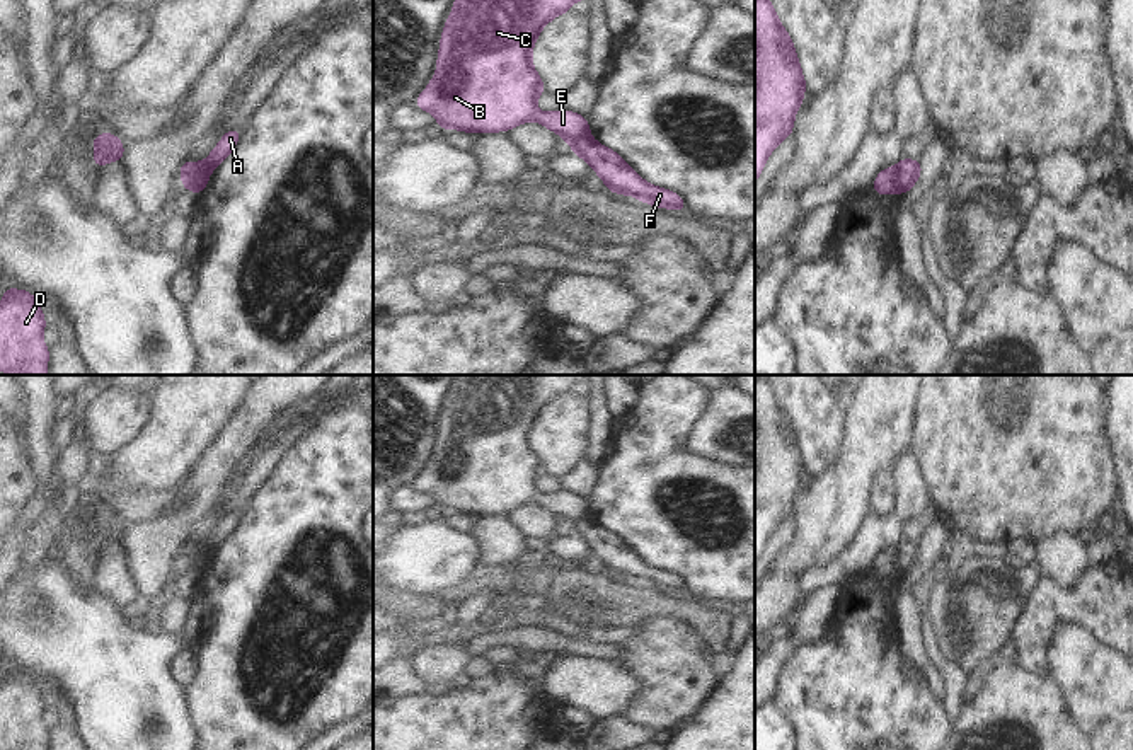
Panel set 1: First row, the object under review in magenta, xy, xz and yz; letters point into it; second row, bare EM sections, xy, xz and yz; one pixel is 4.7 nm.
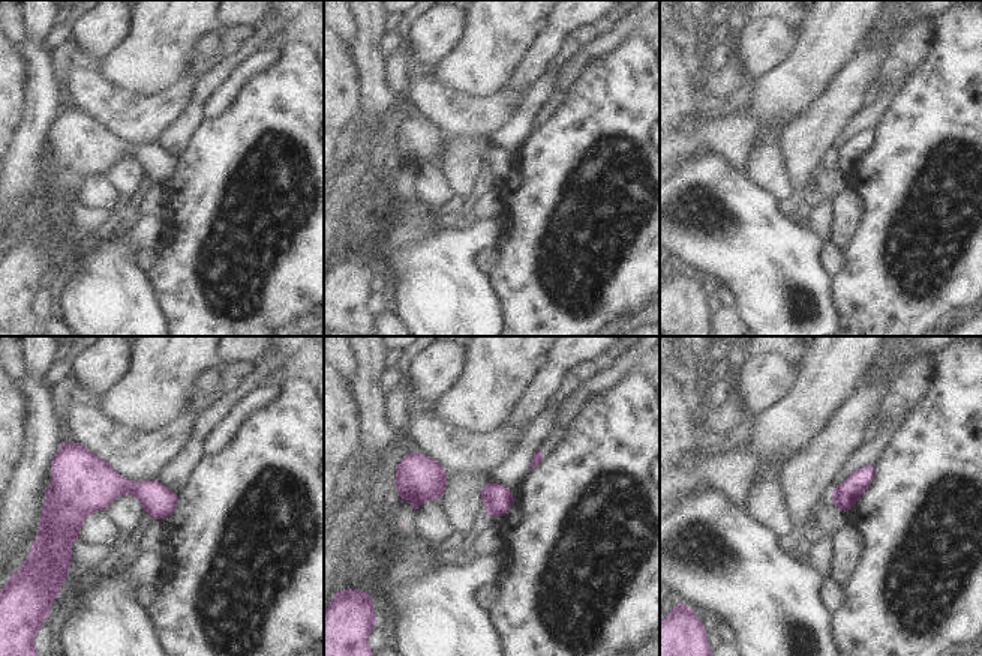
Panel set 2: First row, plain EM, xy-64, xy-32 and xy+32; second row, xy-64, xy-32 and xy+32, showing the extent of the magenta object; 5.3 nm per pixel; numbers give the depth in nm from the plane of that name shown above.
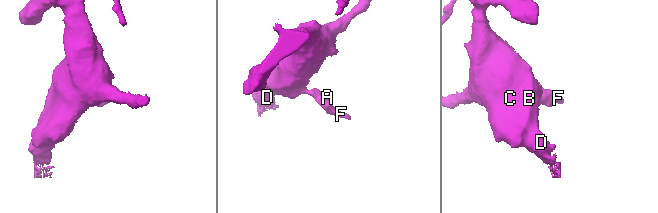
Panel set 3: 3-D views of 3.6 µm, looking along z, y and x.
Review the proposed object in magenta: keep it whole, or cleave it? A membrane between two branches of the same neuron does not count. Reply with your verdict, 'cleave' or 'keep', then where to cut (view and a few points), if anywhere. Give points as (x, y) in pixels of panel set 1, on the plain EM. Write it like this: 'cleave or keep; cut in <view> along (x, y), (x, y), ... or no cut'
cleave; cut in xy along (195, 544), (198, 553), (196, 566), (201, 573)

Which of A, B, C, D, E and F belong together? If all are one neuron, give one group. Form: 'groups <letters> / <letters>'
groups A F / B C D E

